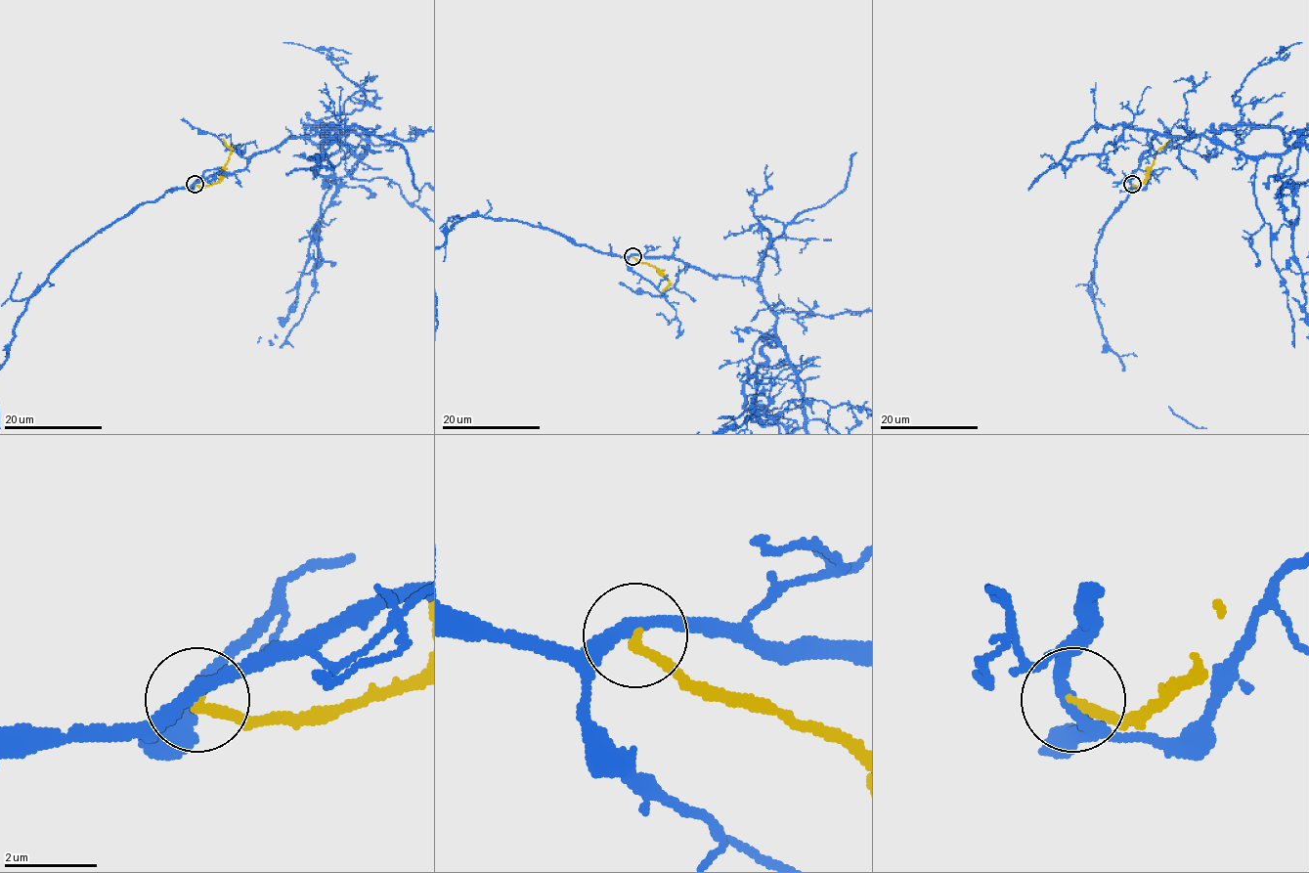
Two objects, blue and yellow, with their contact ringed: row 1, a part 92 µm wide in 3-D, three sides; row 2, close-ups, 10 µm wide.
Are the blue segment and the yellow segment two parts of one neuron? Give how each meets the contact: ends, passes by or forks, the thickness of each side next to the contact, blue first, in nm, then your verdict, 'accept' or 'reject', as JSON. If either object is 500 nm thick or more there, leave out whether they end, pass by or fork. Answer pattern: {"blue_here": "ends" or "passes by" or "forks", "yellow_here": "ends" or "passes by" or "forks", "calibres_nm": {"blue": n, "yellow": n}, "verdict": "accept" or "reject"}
{"blue_here": "passes by", "yellow_here": "ends", "calibres_nm": {"blue": 320, "yellow": 220}, "verdict": "reject"}

